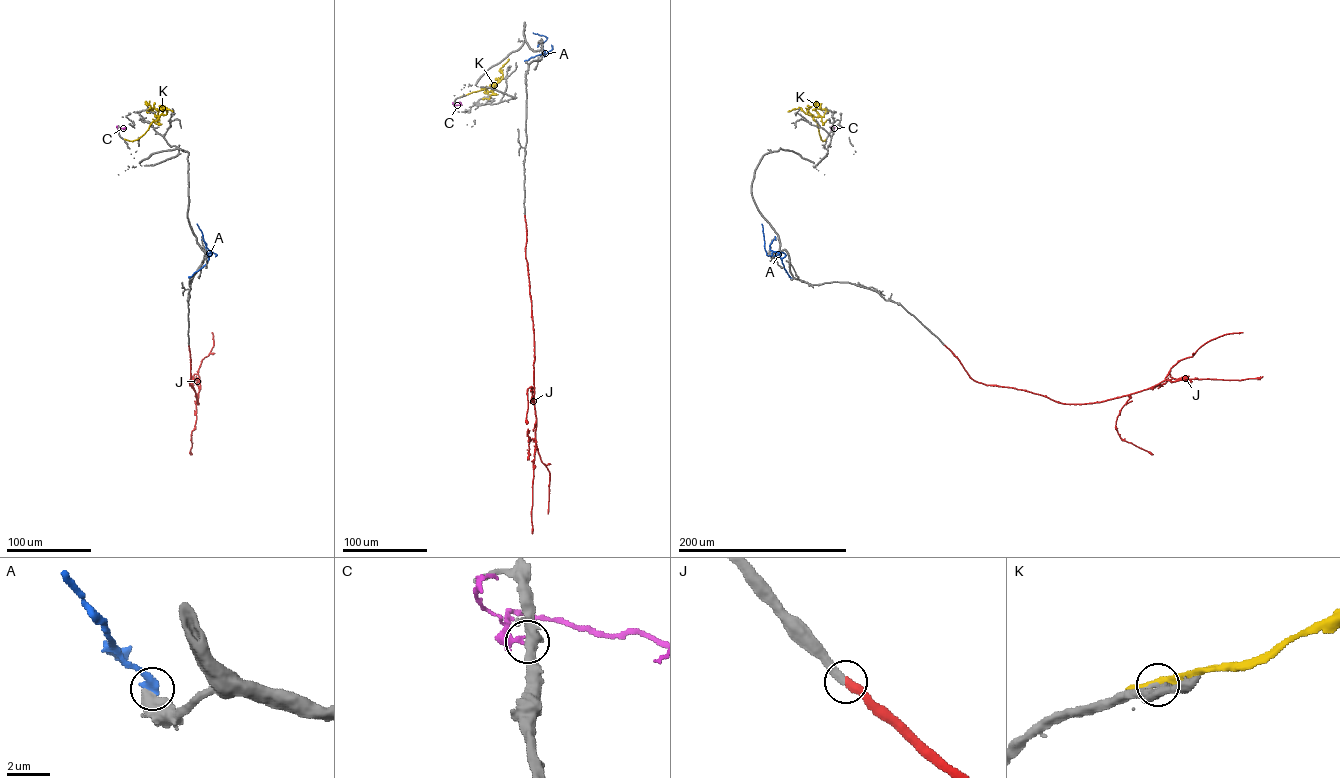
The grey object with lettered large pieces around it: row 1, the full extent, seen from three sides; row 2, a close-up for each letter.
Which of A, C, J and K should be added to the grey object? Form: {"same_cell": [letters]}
{"same_cell": ["J"]}

